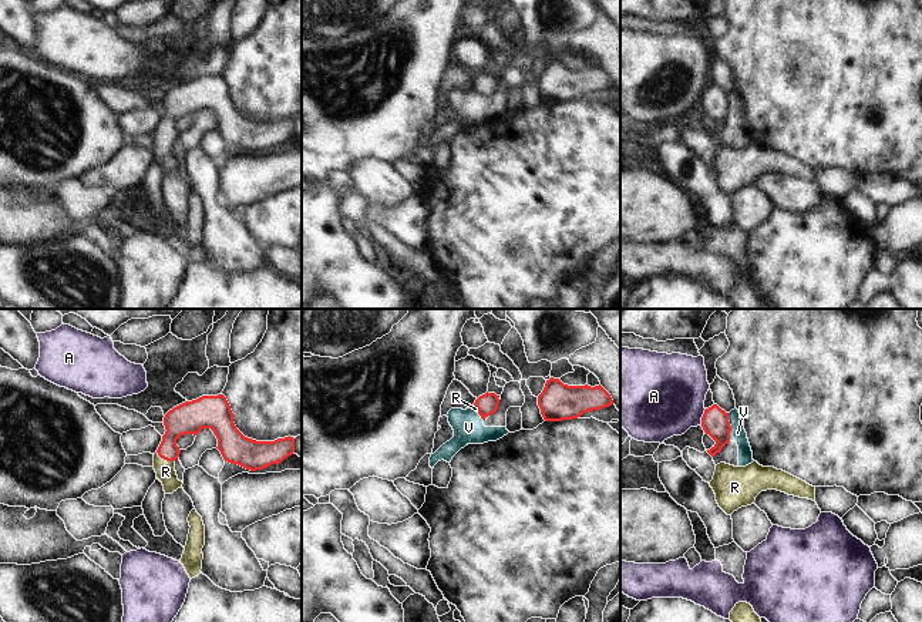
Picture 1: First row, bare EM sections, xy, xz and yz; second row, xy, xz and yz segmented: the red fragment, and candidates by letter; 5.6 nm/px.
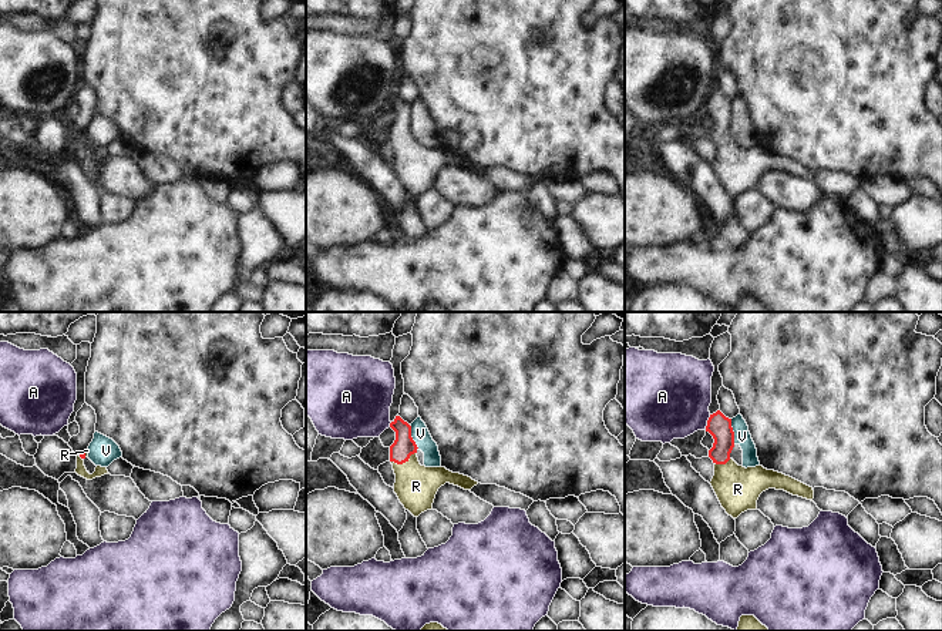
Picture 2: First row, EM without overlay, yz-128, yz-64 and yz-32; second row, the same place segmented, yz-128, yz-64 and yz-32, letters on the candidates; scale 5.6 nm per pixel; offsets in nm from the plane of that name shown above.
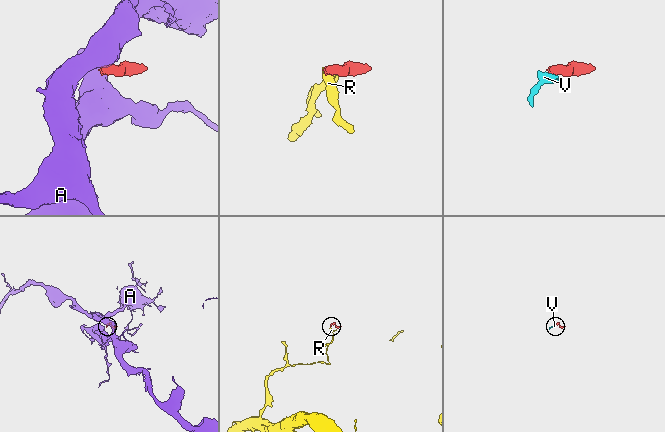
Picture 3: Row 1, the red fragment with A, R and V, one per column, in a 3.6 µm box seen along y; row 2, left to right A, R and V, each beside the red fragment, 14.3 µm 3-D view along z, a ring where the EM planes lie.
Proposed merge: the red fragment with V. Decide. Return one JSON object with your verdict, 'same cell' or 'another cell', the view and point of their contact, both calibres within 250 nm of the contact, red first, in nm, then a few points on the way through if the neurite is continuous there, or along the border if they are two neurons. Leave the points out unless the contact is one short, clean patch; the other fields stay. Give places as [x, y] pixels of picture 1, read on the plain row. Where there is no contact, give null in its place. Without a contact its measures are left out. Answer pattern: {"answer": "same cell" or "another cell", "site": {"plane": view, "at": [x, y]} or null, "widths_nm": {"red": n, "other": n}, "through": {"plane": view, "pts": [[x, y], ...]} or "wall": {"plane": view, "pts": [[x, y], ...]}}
{"answer": "another cell", "site": {"plane": "yz", "at": [730, 108]}, "widths_nm": {"red": 160, "other": 90}, "wall": {"plane": "yz", "pts": [[727, 94], [730, 121]]}}

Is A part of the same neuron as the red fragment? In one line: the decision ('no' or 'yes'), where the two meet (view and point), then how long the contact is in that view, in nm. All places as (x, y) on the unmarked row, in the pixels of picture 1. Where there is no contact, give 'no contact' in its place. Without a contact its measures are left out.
no; contact yz (702, 98); length 100 nm

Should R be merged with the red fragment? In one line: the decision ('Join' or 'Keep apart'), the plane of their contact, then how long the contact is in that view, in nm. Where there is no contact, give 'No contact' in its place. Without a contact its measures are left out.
Join. Touches red in xy. Shared border 120 nm

